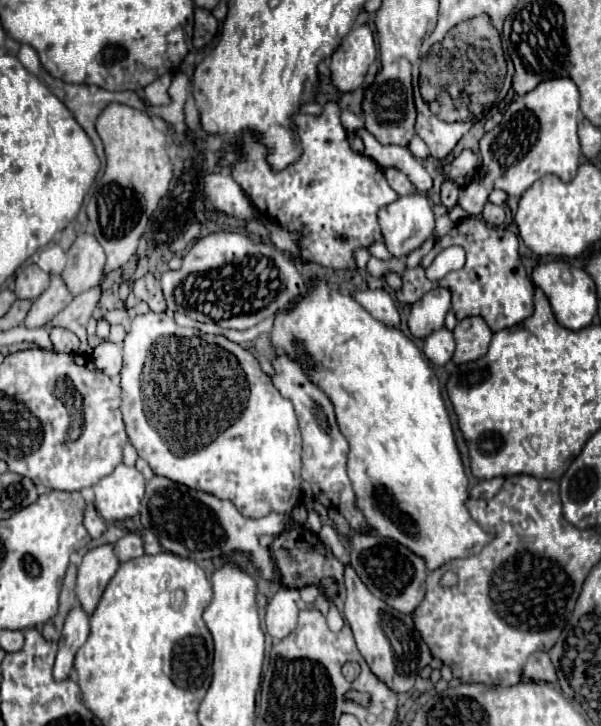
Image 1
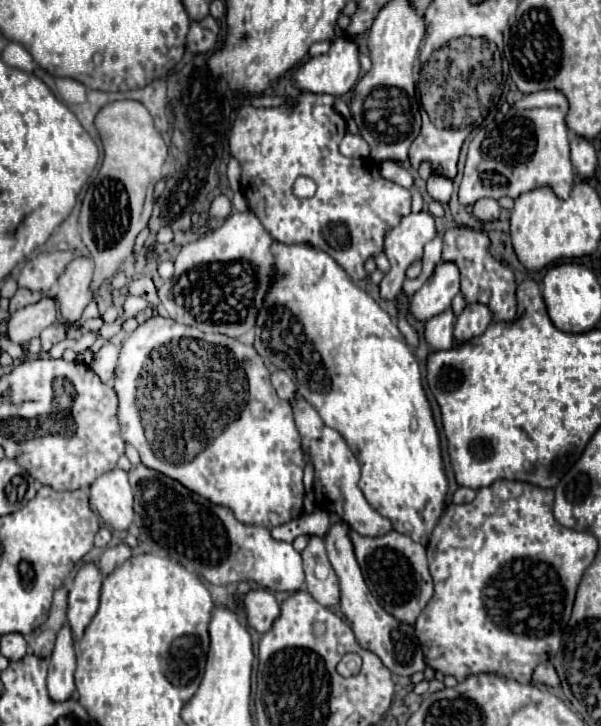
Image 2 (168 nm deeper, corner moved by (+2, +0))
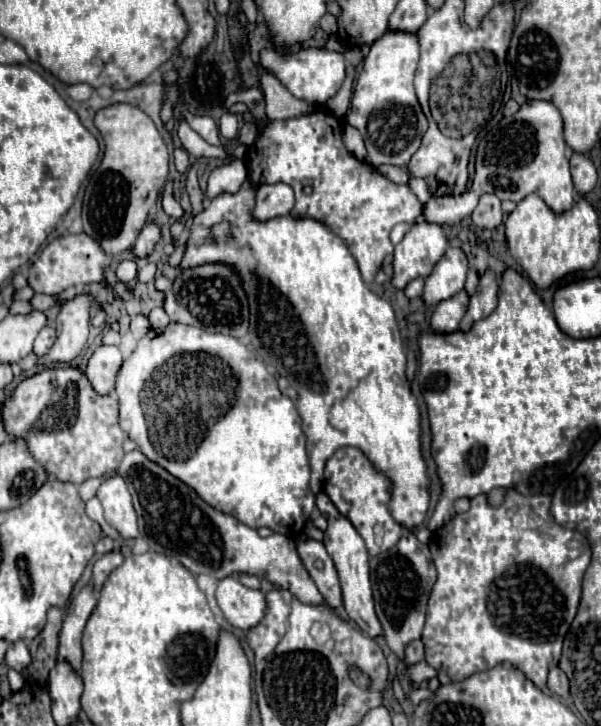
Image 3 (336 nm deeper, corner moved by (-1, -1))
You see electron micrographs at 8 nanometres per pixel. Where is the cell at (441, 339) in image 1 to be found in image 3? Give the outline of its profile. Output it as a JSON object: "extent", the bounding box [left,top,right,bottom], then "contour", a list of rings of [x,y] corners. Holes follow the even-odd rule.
{"extent":[431,290,469,332],"contour":[[[465,290],[457,292],[455,296],[441,300],[431,316],[431,328],[435,332],[455,332],[459,328],[459,322],[467,310],[469,296]]]}

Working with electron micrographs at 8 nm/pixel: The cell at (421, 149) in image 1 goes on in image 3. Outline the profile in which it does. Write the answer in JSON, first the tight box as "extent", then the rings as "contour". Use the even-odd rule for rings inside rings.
{"extent":[407,178,431,204],"contour":[[[409,178],[407,186],[409,186],[409,190],[411,190],[419,200],[421,200],[421,204],[425,204],[425,202],[431,198],[425,180],[421,180],[421,178]]]}

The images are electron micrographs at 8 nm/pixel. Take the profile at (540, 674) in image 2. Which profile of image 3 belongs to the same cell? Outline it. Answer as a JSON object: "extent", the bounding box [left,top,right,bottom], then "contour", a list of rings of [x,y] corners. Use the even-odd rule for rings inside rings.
{"extent":[547,666,569,698],"contour":[[[555,666],[555,668],[549,670],[547,688],[549,688],[553,694],[561,696],[561,698],[569,698],[569,680],[567,680],[567,676],[565,676],[565,672],[563,672],[561,668]]]}

